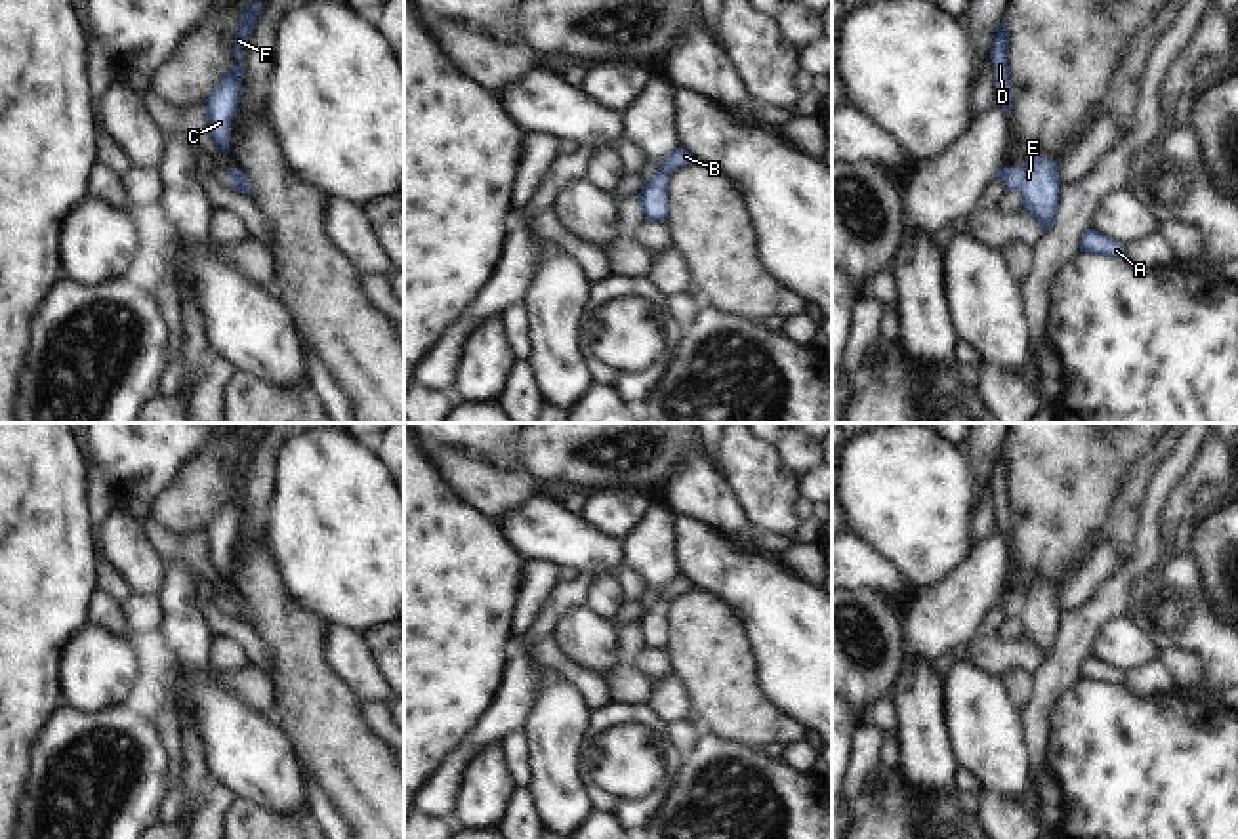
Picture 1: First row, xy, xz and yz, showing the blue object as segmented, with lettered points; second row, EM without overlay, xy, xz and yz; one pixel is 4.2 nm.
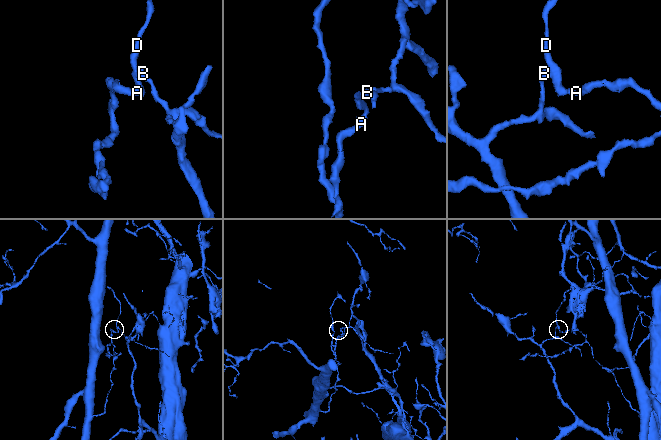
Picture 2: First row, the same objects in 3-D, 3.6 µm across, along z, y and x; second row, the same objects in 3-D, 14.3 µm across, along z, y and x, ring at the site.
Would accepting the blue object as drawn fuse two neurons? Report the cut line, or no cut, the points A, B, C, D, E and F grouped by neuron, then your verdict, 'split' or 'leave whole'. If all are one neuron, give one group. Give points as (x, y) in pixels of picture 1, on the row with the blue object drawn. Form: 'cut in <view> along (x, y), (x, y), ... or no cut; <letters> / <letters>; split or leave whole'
cut in xz along (660, 170), (668, 174); A C D E F / B; split

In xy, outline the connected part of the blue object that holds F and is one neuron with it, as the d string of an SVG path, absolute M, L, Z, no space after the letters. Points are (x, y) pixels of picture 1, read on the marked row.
M259 0L252 2L240 15L235 55L240 61L212 90L206 99L208 133L223 156L229 154L231 122L240 103L242 78L244 78L244 44L252 36L252 29L261 15L263 6Z

